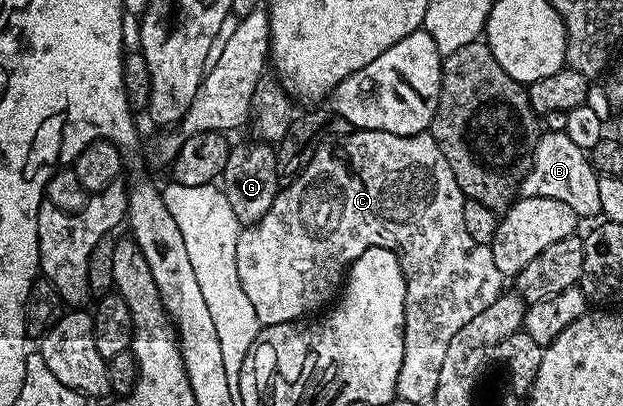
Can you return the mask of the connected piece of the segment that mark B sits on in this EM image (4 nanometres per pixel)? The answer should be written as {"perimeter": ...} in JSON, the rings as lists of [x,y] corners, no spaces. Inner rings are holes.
{"perimeter":[[[547,131],[536,139],[530,165],[518,187],[519,197],[545,198],[546,200],[562,200],[581,219],[600,214],[598,200],[598,180],[601,175],[592,167],[589,155],[570,136],[562,131]]]}

